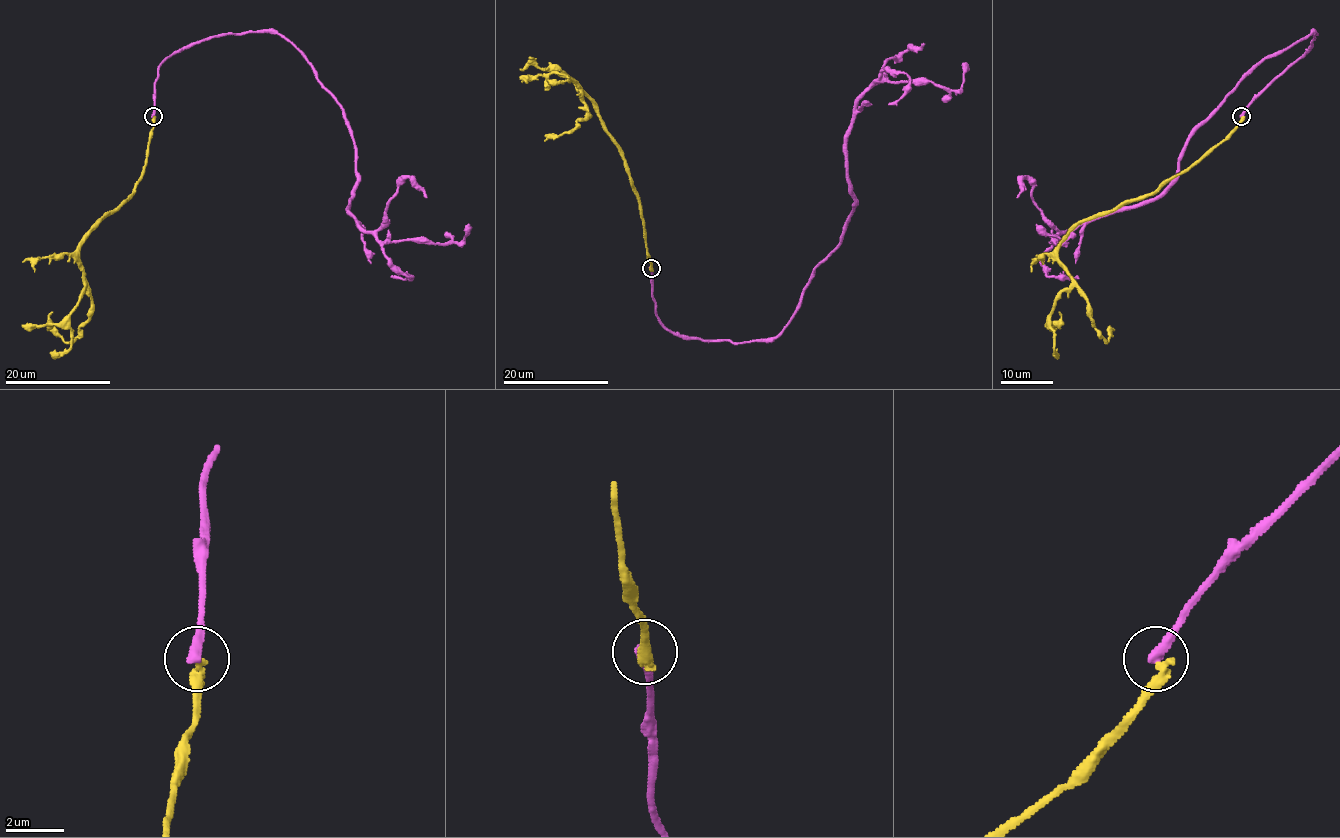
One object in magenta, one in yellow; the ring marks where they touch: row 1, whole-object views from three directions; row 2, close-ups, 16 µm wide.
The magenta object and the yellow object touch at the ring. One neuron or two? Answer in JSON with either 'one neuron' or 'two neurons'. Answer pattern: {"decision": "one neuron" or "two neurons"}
{"decision": "two neurons"}

